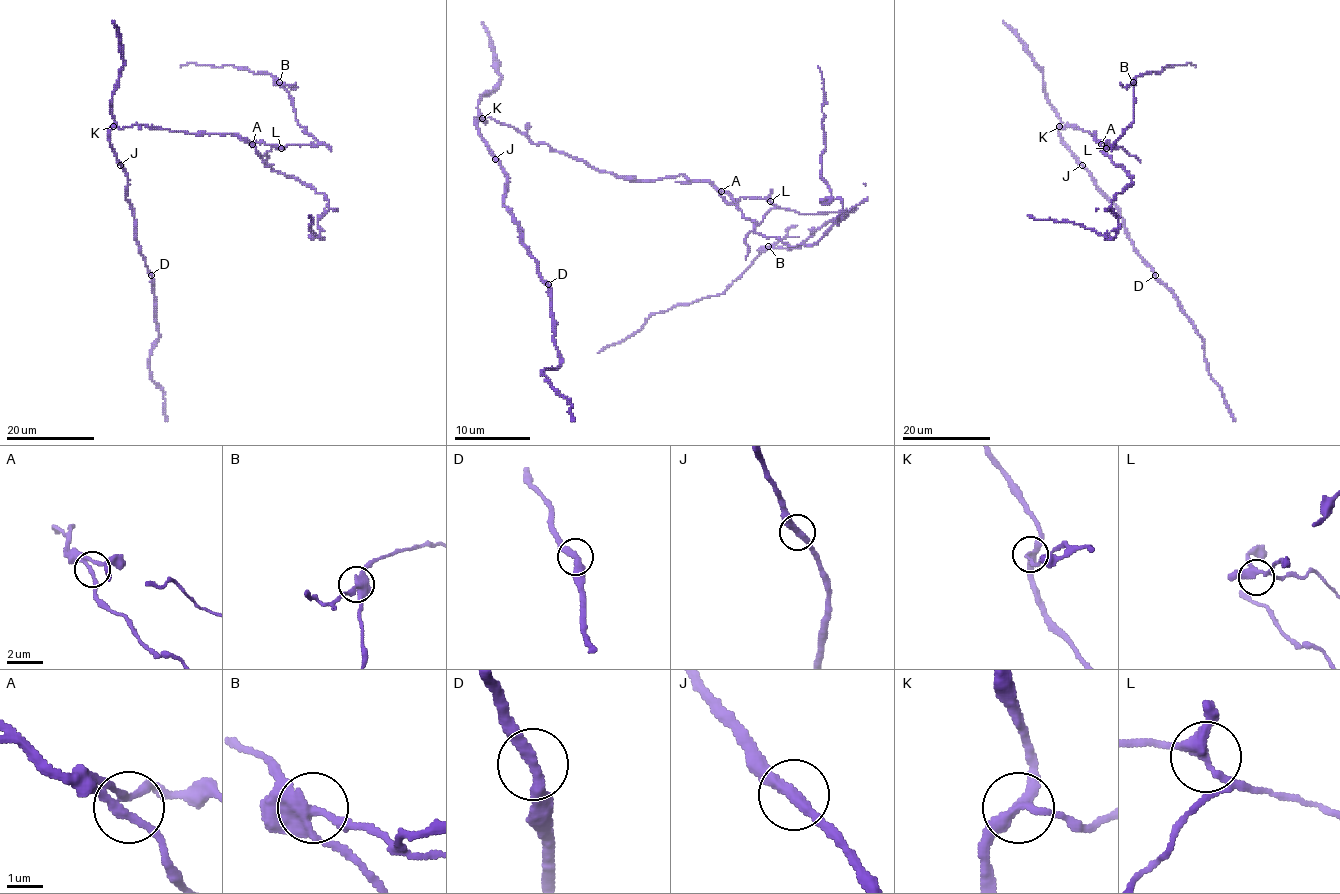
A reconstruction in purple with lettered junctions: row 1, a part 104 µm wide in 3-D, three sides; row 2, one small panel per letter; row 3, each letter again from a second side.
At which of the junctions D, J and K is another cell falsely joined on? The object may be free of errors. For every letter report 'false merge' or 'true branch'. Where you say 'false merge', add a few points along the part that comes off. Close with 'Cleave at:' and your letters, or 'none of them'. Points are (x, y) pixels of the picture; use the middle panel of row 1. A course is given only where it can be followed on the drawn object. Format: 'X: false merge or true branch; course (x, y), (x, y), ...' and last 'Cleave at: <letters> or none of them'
D: true branch
J: true branch
K: false merge; course (481, 119), (622, 178), (685, 174), (728, 202), (842, 214), (597, 353)
Cleave at: K

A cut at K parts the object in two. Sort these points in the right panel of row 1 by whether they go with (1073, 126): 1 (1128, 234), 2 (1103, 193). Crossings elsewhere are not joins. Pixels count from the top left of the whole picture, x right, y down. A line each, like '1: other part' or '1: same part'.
1: other part
2: other part

